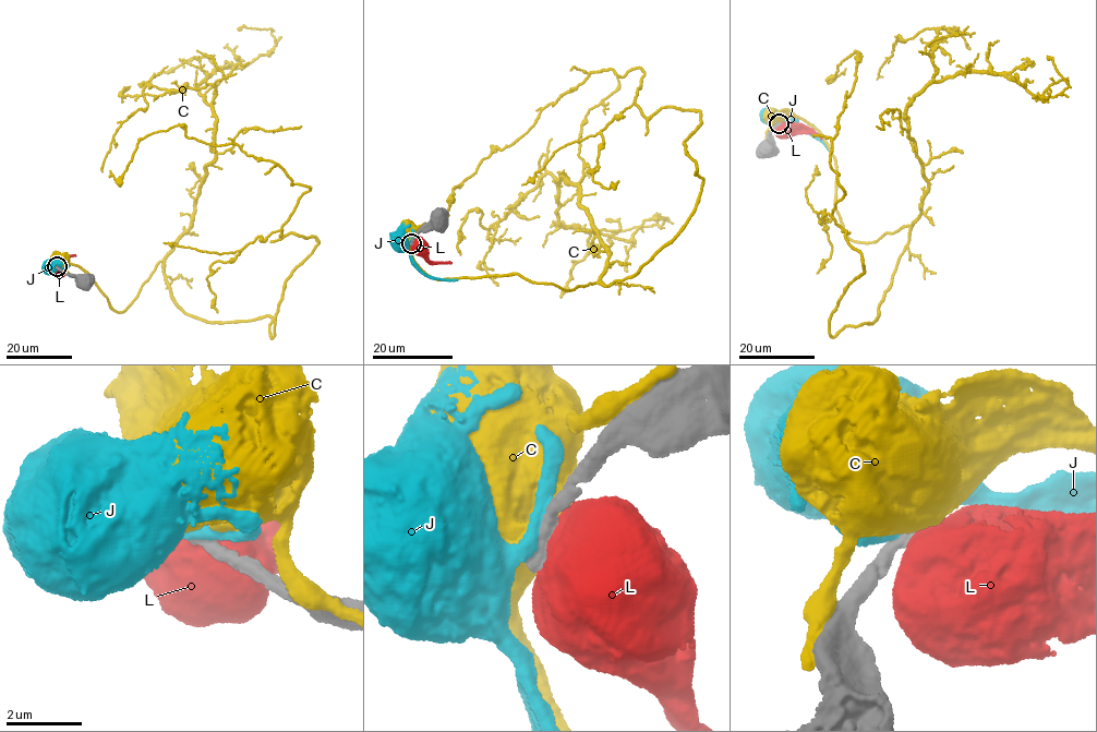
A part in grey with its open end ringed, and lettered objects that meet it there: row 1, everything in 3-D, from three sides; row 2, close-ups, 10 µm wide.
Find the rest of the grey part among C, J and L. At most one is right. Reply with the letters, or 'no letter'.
no letter

